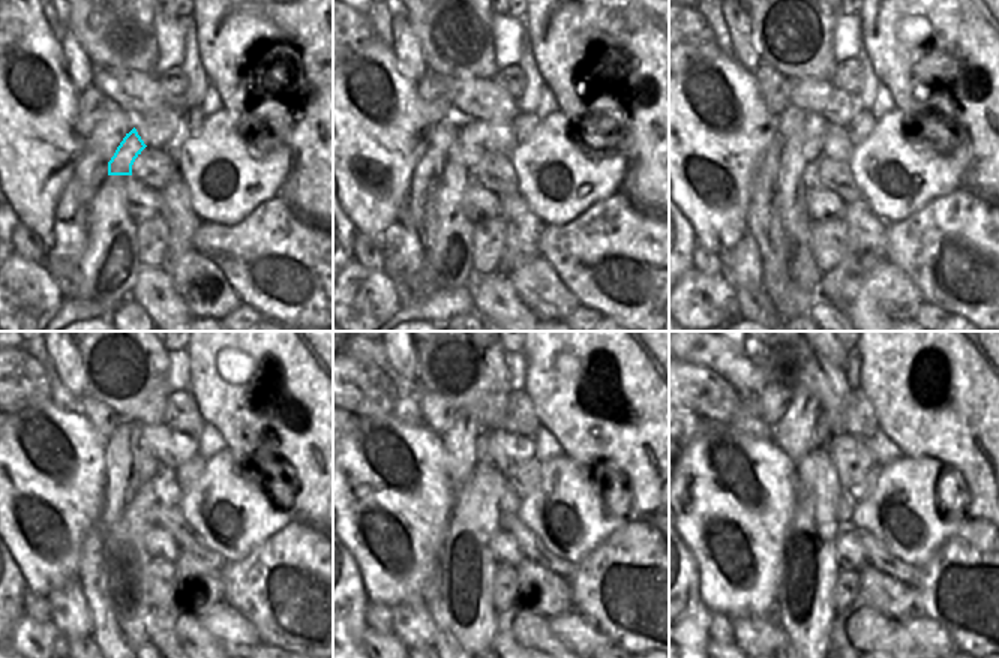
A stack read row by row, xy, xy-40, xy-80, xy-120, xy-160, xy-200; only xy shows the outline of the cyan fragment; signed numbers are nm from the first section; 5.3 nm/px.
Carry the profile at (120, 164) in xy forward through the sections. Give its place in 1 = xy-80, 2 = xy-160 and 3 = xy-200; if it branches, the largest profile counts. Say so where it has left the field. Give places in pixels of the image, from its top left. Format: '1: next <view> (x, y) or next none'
1: next xy-80 (815, 128)
2: next xy-160 (482, 456)
3: next xy-200 (821, 429)

